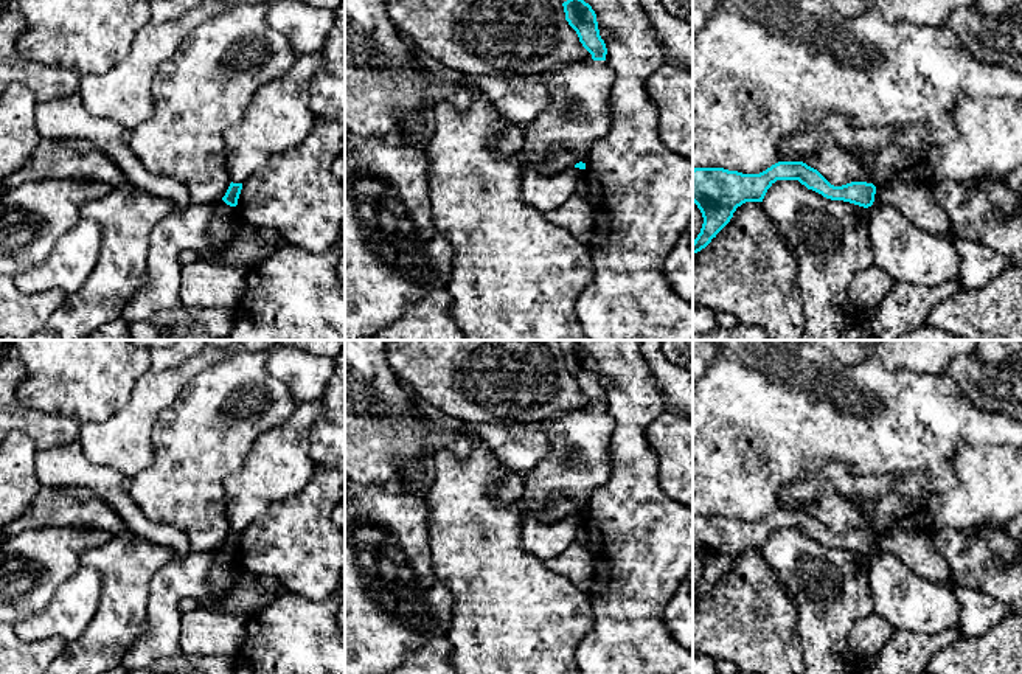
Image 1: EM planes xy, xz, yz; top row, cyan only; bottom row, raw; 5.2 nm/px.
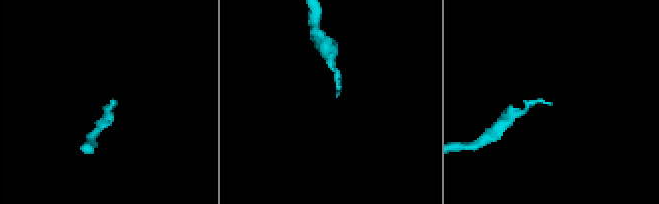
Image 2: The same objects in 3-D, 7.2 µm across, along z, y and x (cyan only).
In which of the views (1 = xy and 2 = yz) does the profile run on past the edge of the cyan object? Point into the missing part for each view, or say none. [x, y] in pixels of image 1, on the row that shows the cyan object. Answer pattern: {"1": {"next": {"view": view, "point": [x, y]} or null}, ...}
{"1": {"next": null}, "2": {"next": null}}

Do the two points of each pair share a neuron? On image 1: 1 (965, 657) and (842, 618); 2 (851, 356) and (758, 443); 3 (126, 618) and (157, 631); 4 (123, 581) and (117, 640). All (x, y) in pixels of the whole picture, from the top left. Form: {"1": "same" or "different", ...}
{"1": "different", "2": "different", "3": "different", "4": "same"}

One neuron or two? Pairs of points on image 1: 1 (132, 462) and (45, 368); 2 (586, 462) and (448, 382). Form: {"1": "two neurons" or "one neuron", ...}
{"1": "two neurons", "2": "one neuron"}

